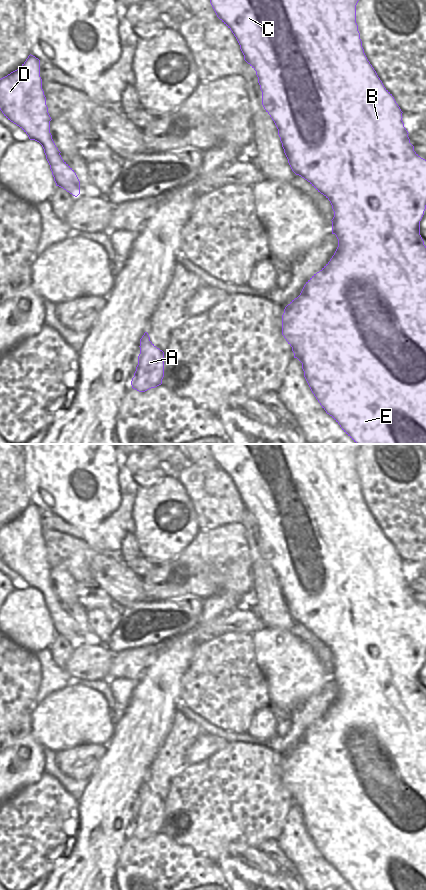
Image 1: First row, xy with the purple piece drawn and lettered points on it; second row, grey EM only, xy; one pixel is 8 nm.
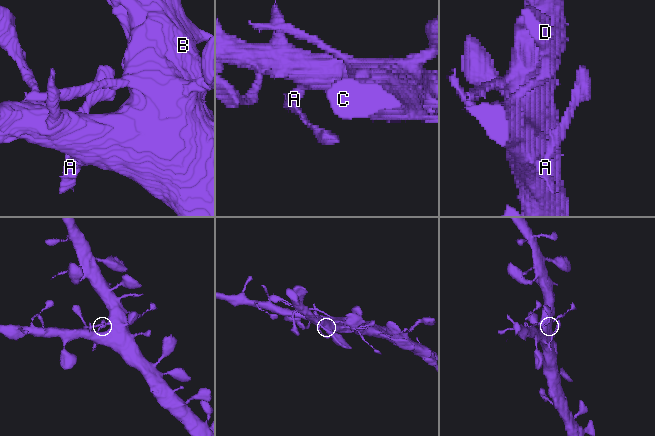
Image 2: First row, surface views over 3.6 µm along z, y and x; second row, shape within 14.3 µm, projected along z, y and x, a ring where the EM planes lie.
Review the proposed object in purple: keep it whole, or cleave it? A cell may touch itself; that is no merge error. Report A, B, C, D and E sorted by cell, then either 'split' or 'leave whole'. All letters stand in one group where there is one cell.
A B C D E; leave whole

